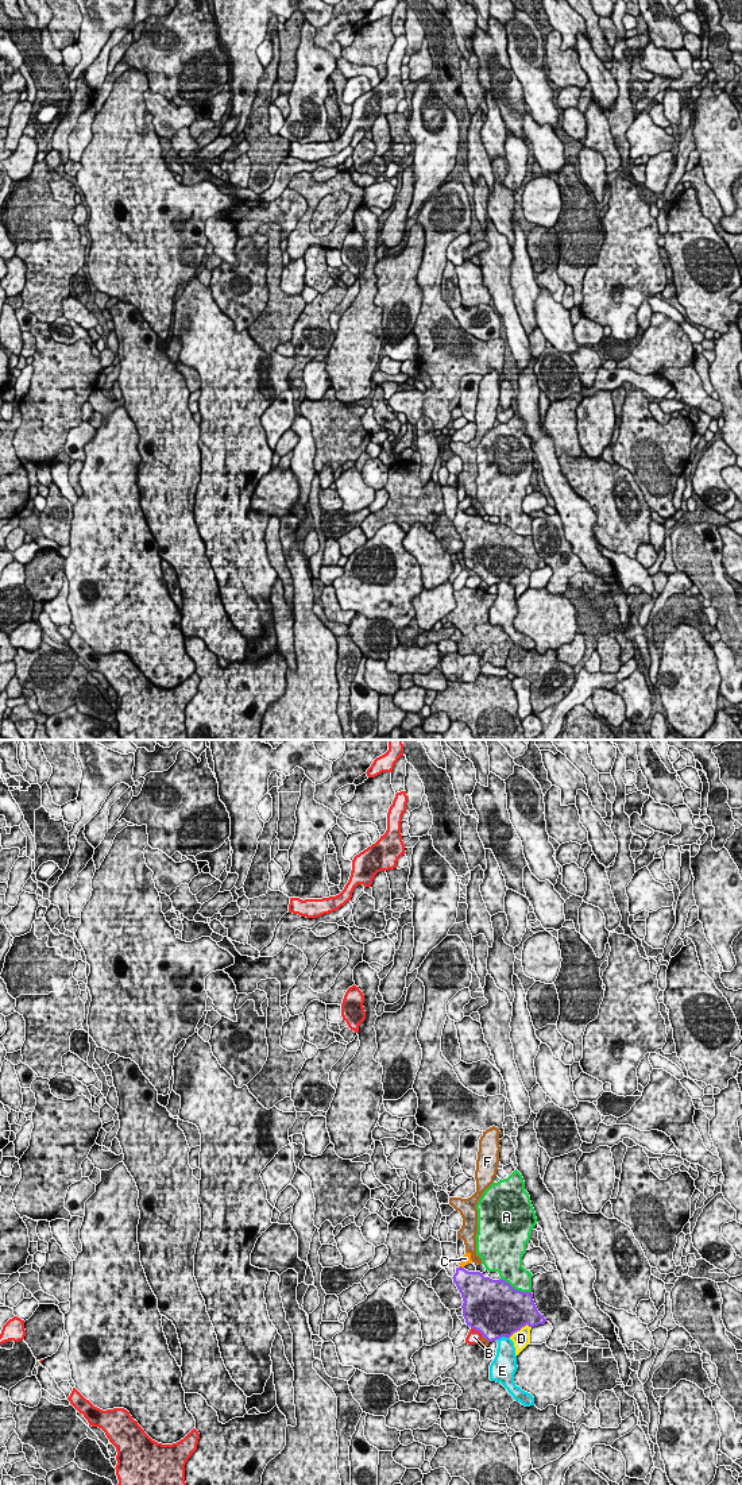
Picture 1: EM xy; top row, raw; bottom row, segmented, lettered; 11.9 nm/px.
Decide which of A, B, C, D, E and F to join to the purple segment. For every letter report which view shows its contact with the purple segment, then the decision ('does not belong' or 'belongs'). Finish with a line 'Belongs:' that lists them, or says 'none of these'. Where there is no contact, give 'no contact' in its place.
A: xy | does not belong
B: xy | does not belong
C: xy | does not belong
D: xy | does not belong
E: xy | does not belong
F: xy | does not belong
Belongs: none of these

